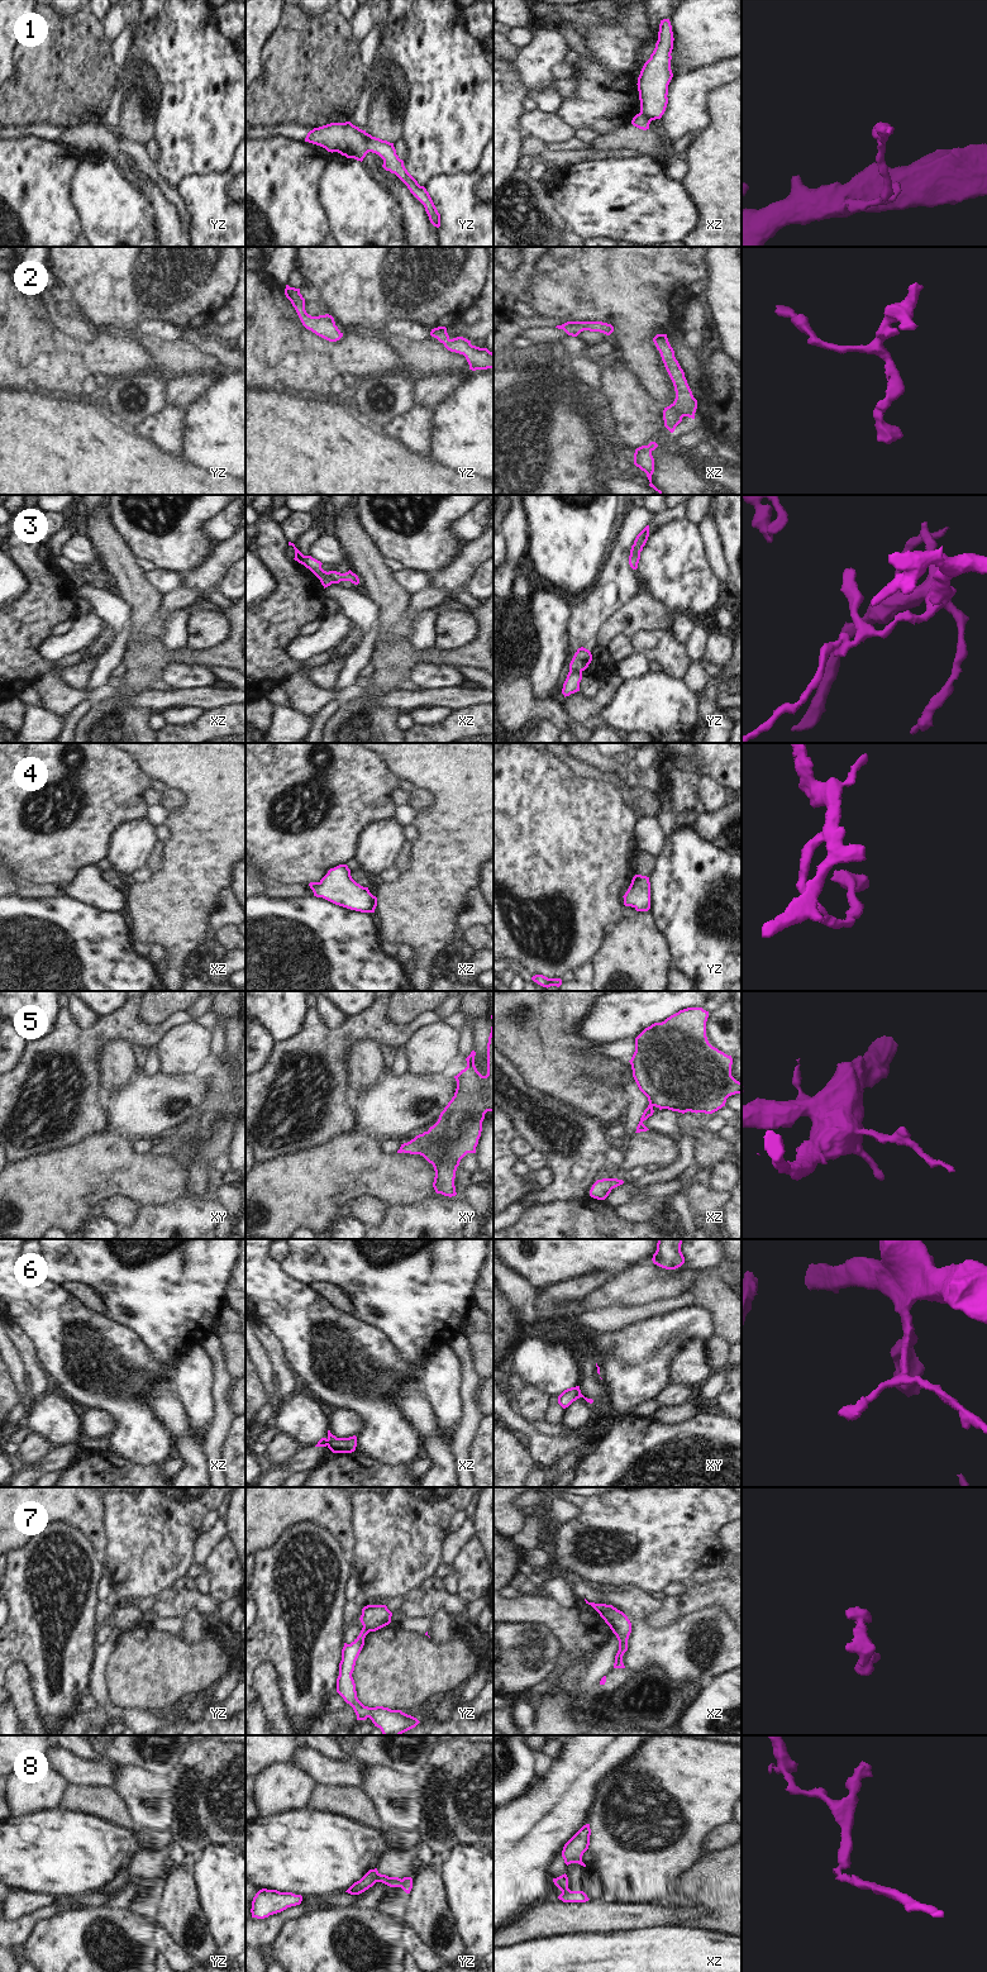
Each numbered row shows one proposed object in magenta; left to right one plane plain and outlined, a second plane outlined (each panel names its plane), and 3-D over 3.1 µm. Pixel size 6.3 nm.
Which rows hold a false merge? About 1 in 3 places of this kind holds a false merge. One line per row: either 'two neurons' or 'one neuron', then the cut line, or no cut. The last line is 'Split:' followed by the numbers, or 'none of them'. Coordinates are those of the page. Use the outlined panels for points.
1: two neurons | yz (365, 133), (365, 143), (368, 151)
2: one neuron | no cut
3: two neurons | yz (570, 668), (581, 671)
4: one neuron | no cut
5: one neuron | no cut
6: two neurons | xz (327, 1439), (328, 1444)
7: two neurons | yz (363, 1627), (370, 1630)
8: two neurons | xz (570, 1890), (562, 1892)
Split: 1, 3, 6, 7, 8

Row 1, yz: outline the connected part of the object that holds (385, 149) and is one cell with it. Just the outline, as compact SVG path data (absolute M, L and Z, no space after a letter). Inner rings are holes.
M366 133L366 144L368 152L378 154L383 159L382 167L391 173L395 173L410 190L410 192L424 205L430 223L439 228L440 214L438 213L429 192L424 186L420 186L418 181L407 172L404 166L404 161L396 154L394 143L382 140Z

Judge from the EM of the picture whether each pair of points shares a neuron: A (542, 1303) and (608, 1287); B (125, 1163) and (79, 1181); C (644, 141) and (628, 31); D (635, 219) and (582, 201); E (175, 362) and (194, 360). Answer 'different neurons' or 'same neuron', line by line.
A: different neurons
B: same neuron
C: different neurons
D: same neuron
E: same neuron

